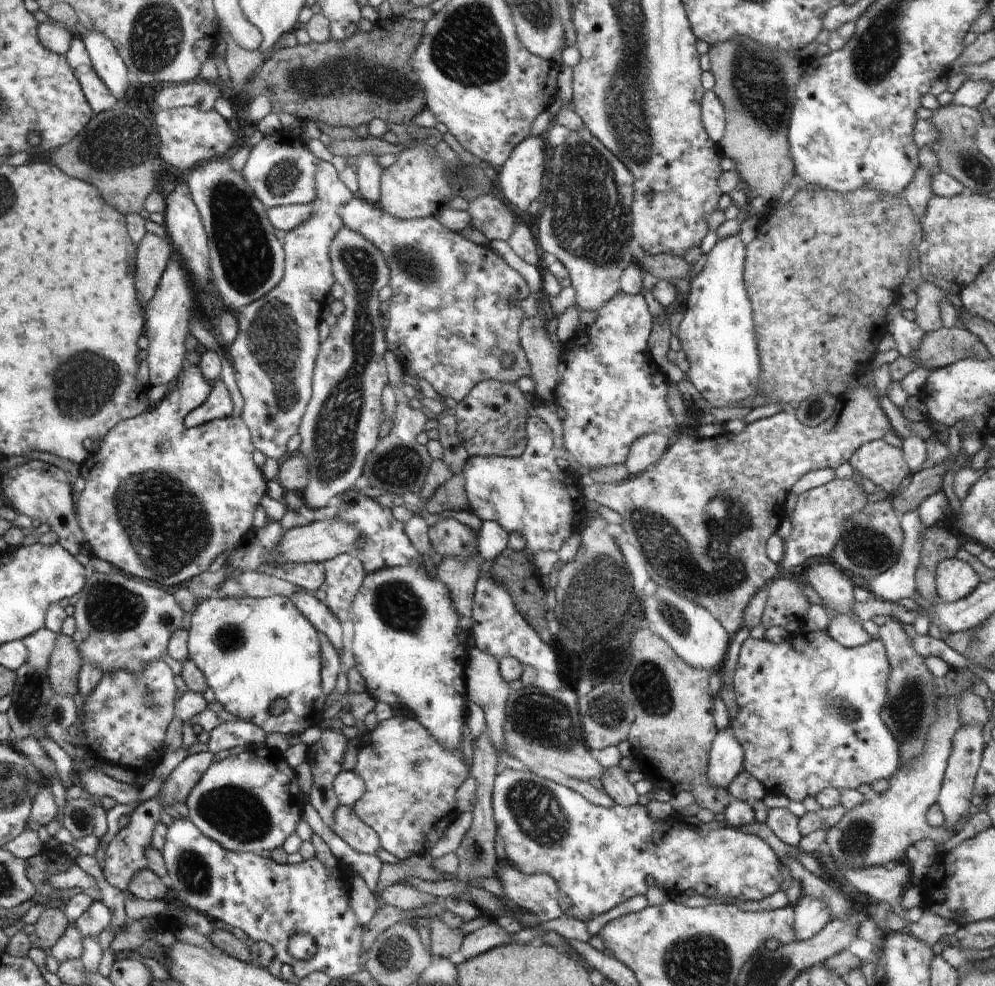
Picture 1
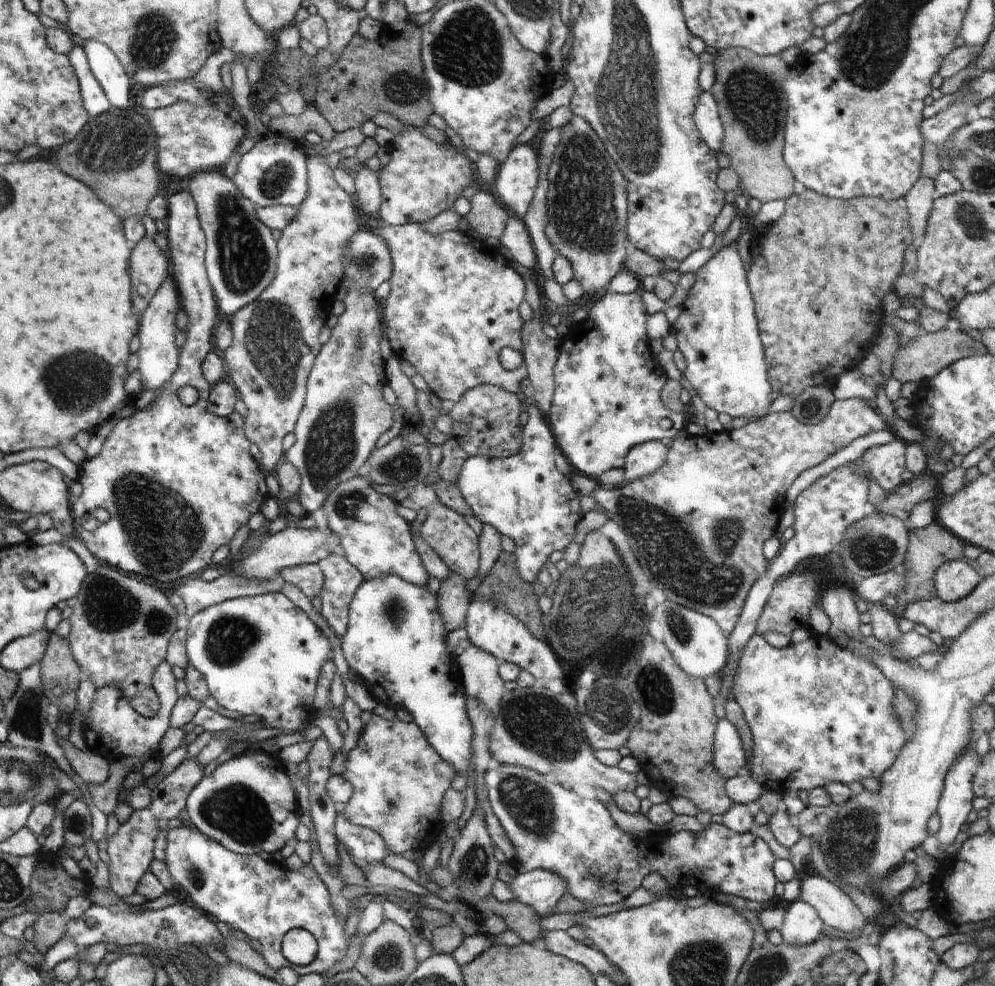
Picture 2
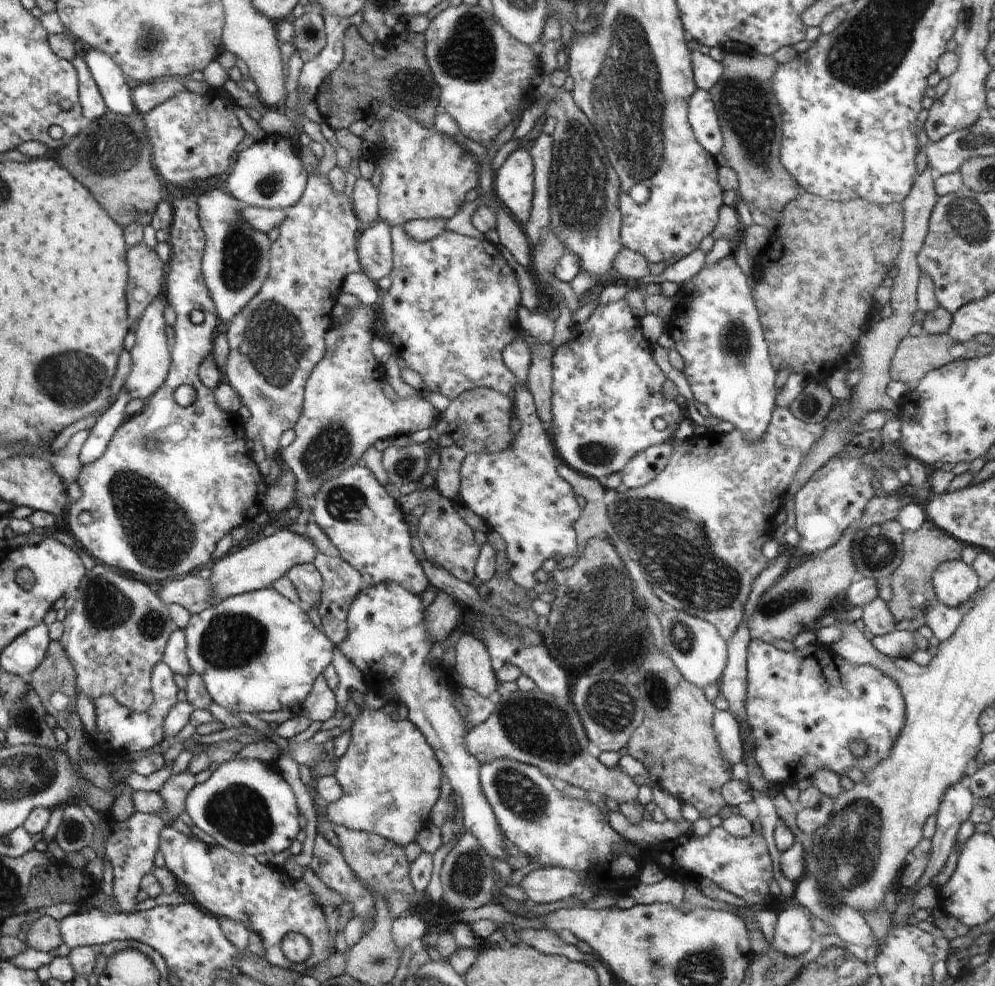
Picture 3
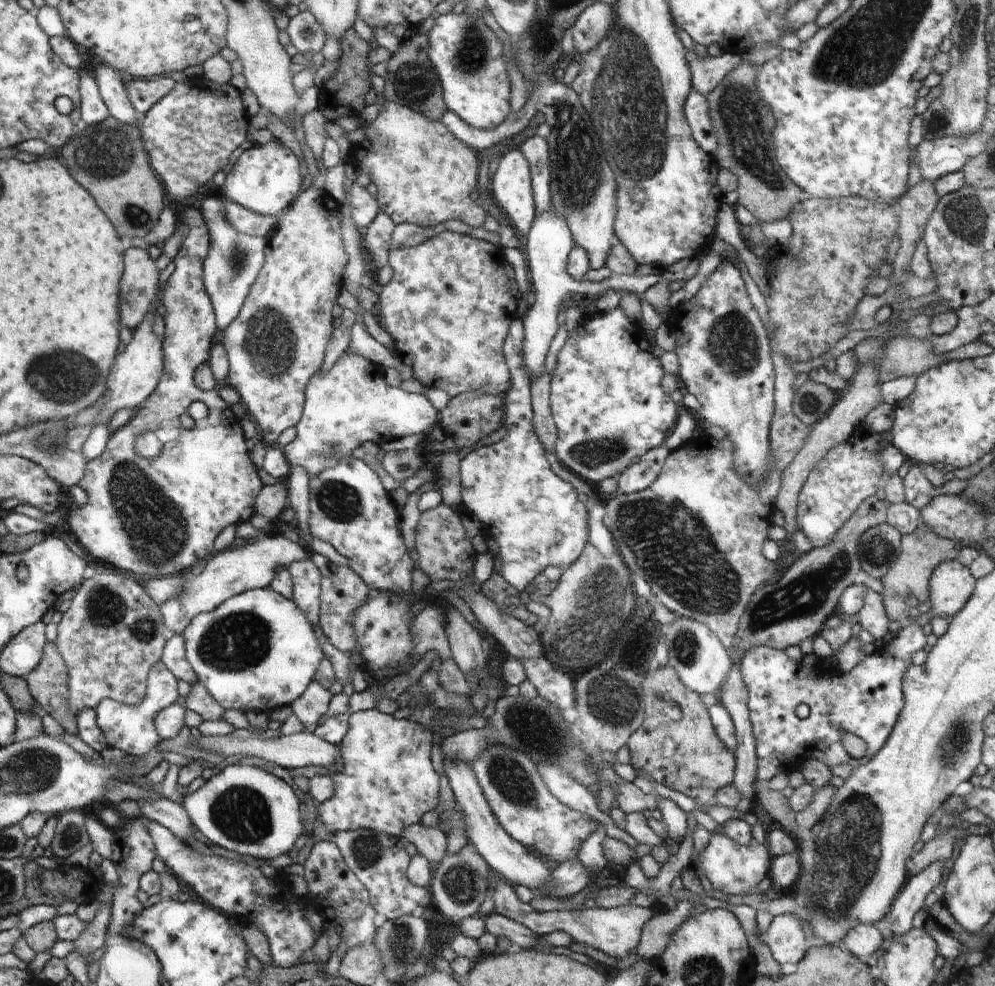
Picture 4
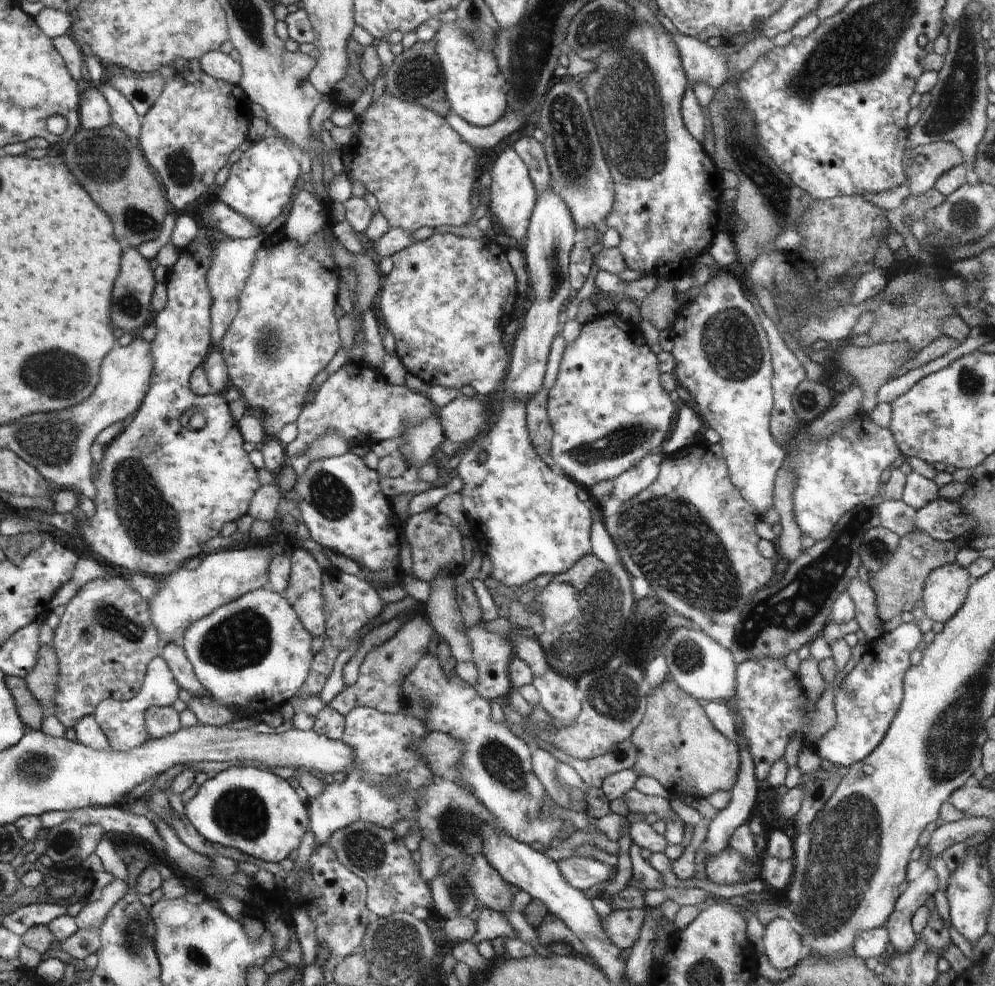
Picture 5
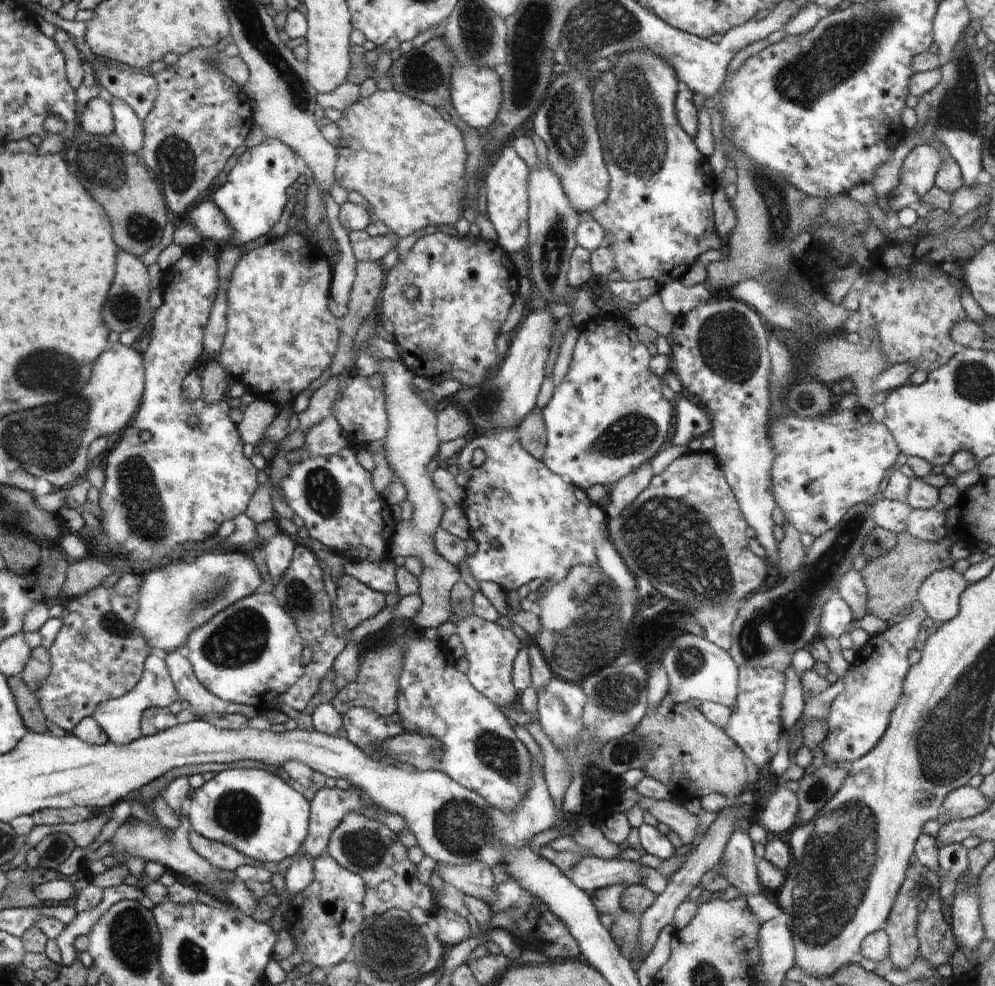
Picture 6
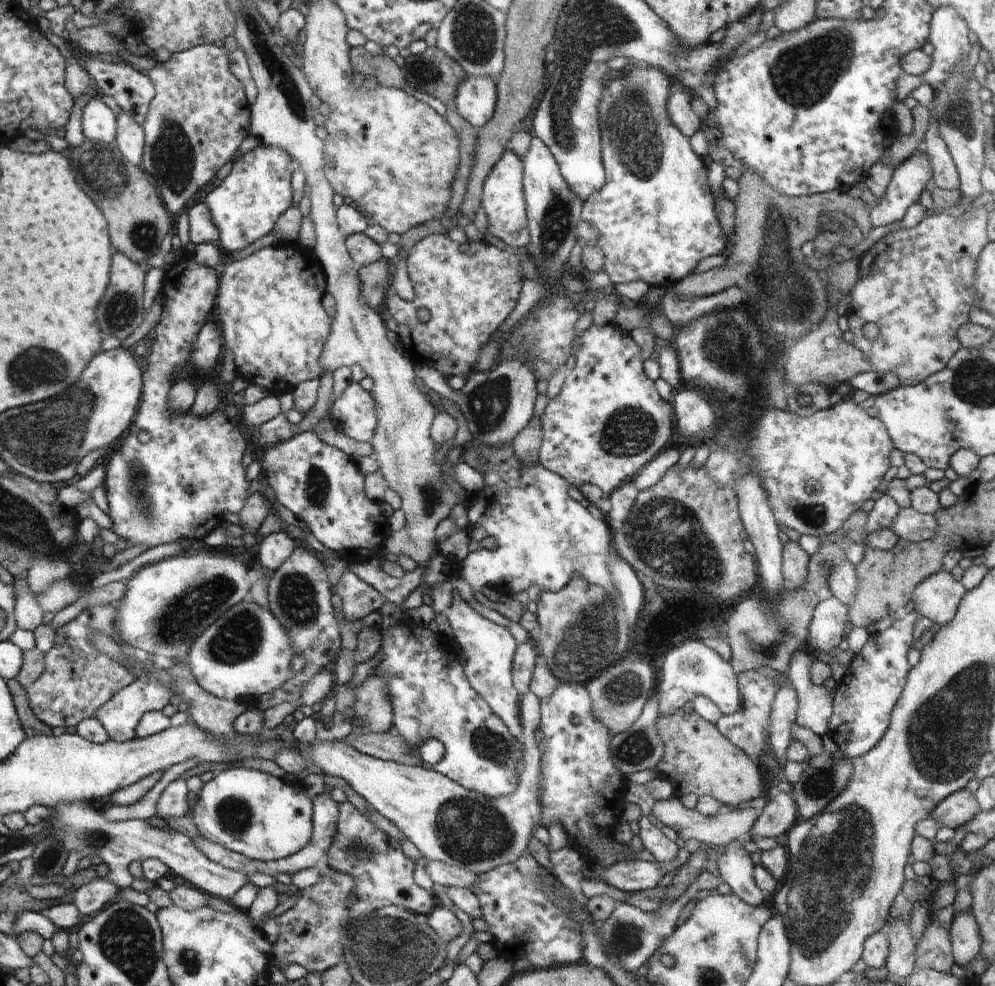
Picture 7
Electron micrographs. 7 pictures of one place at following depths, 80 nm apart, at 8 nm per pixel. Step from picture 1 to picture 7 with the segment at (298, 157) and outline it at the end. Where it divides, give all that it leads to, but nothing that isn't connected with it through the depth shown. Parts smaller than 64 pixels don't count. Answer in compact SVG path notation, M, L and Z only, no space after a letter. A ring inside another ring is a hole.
M266 143L235 159L230 174L206 196L204 202L221 232L217 242L220 248L235 254L275 228L276 221L292 204L290 176L296 166L298 164L287 150Z

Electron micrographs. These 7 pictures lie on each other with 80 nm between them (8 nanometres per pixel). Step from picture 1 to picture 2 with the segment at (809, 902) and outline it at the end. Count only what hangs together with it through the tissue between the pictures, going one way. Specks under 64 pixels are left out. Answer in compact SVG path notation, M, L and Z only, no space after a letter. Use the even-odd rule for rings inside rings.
M795 900L785 910L780 934L782 943L793 945L807 945L816 942L822 935L825 922L818 911L810 903Z

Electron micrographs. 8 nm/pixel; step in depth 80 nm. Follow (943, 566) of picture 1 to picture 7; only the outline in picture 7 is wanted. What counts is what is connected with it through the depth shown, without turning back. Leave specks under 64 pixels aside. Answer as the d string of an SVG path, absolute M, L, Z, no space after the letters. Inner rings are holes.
M942 570L919 582L912 591L911 600L922 618L929 618L942 626L955 617L966 591L950 571Z

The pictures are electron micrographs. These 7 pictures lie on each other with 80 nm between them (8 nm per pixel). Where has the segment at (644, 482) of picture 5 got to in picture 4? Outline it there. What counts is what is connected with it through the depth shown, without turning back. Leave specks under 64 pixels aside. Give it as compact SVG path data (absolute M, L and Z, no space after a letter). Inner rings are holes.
M664 444L650 449L638 462L627 466L617 476L618 494L635 493L648 488L660 474L670 450Z

